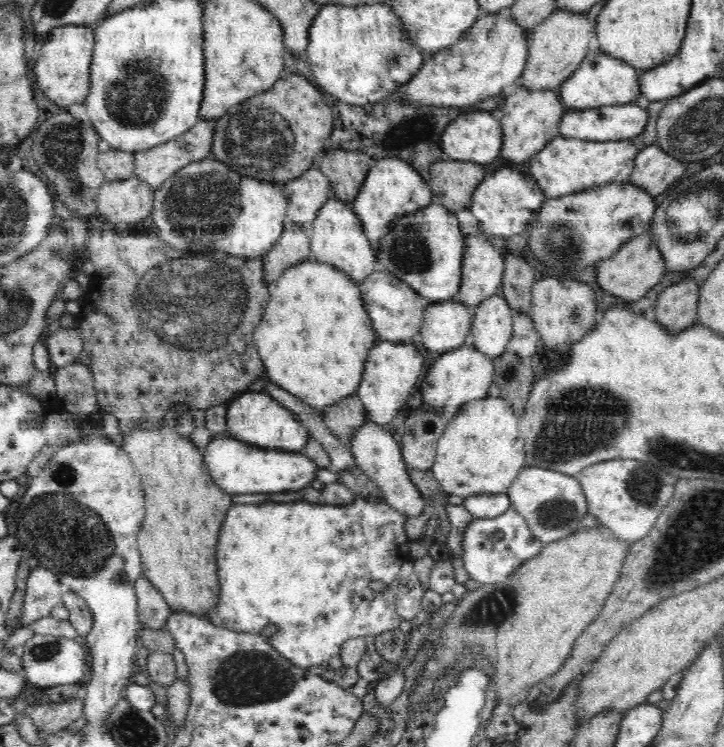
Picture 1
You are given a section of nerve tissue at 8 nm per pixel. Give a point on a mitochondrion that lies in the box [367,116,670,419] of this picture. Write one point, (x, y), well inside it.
(410, 252)

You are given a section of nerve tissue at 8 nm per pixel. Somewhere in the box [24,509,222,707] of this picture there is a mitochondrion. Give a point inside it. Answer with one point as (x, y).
(47, 651)

